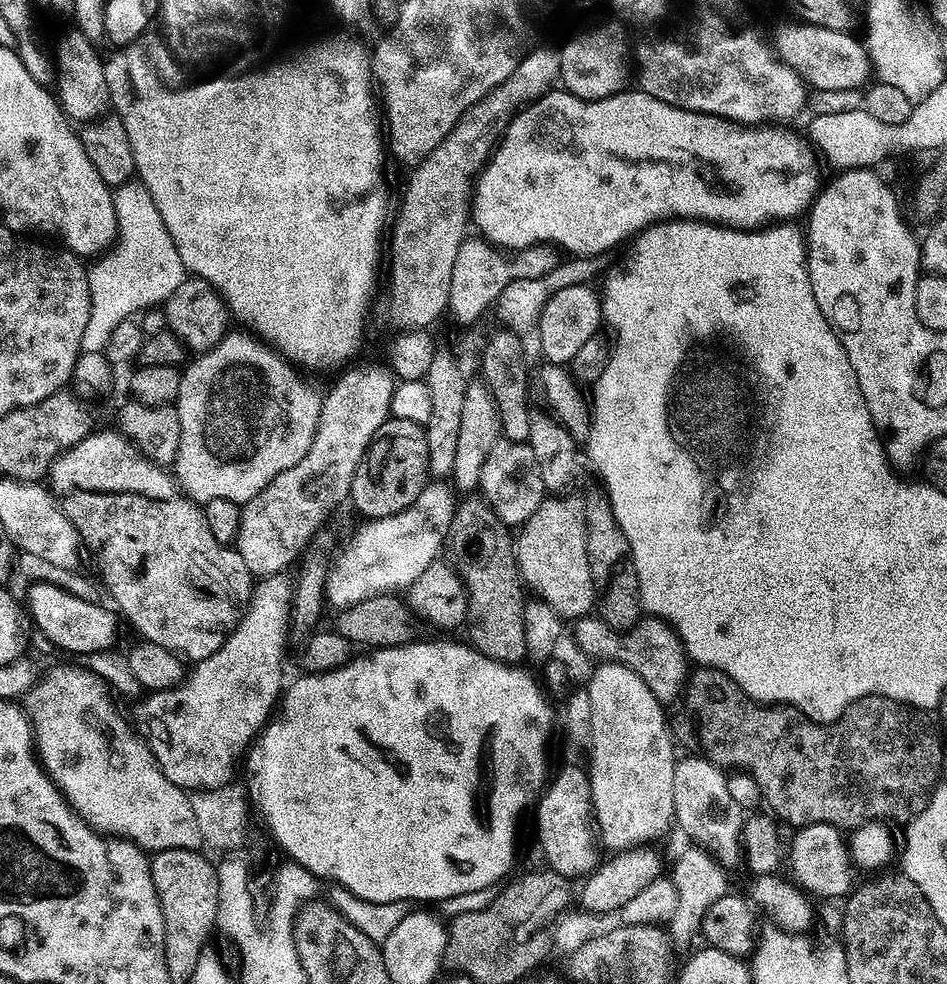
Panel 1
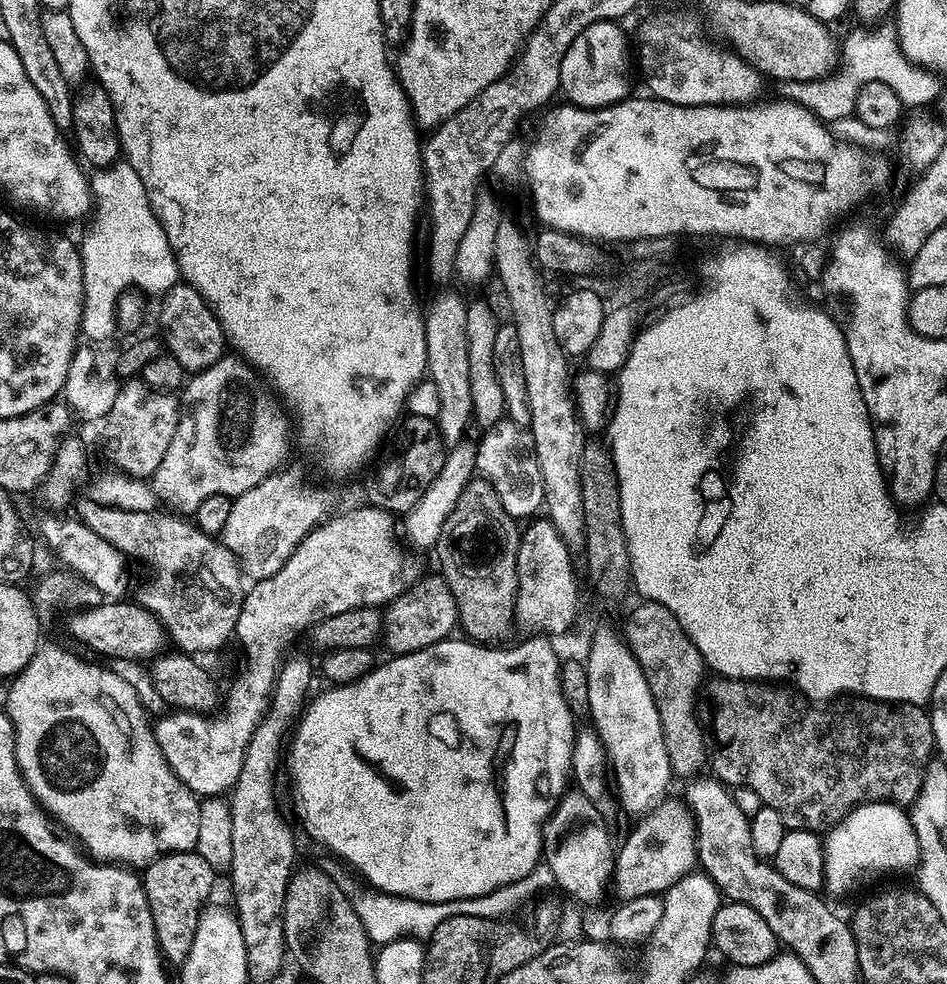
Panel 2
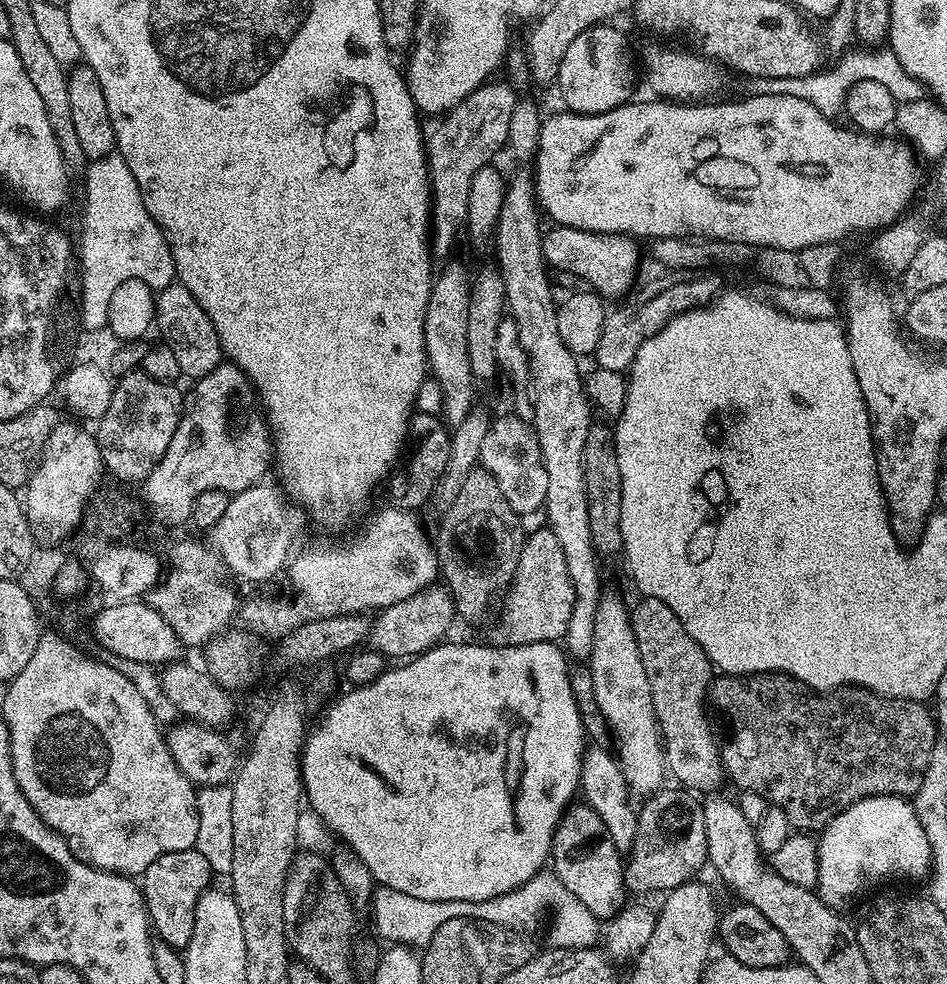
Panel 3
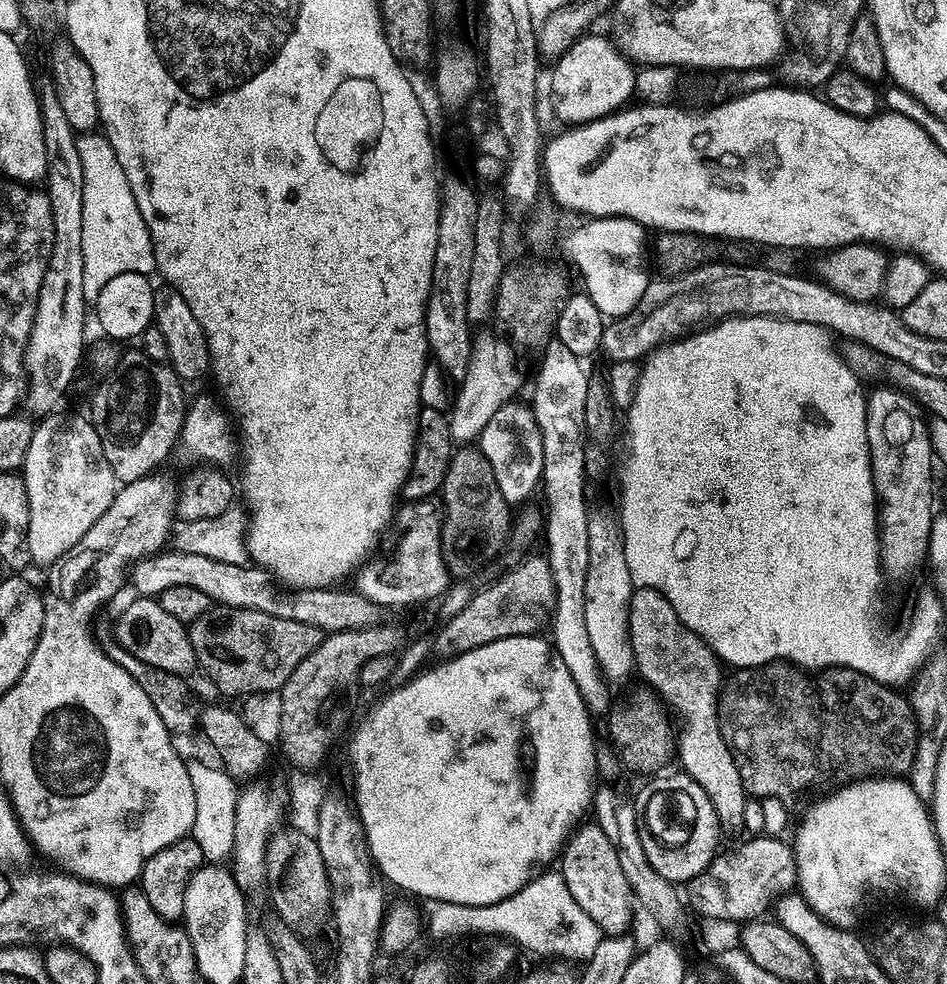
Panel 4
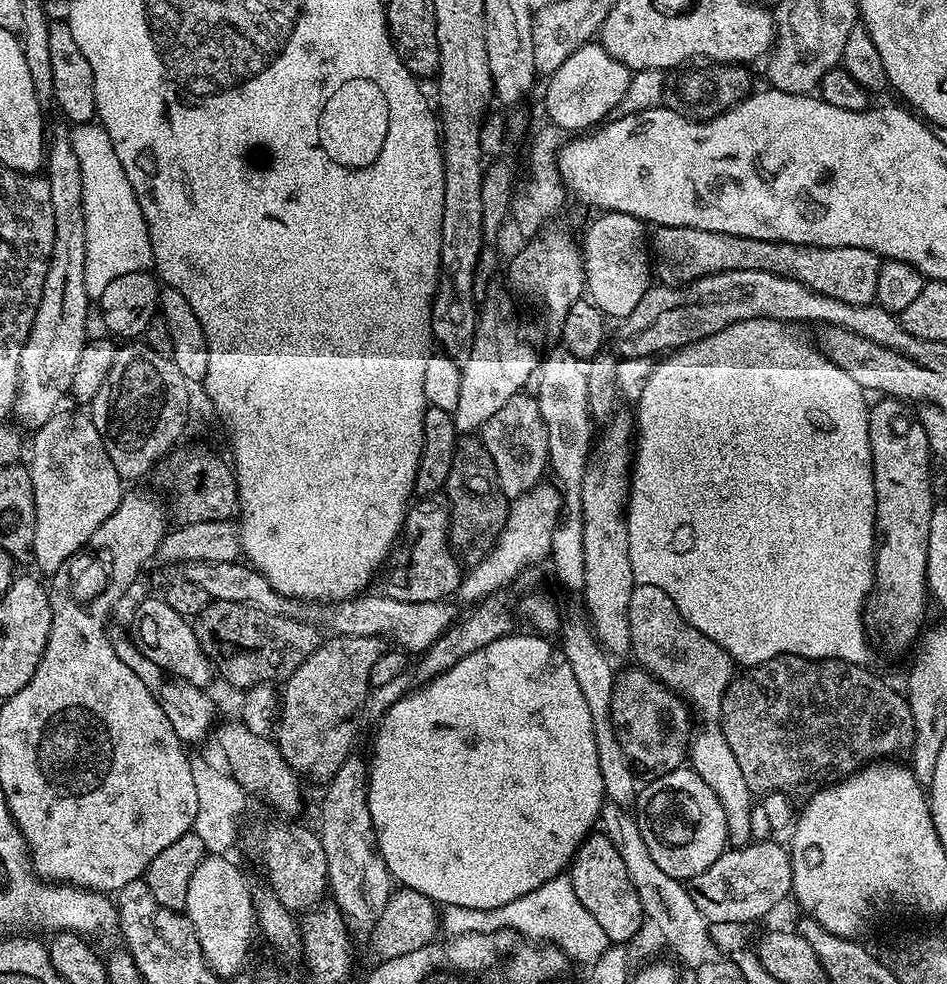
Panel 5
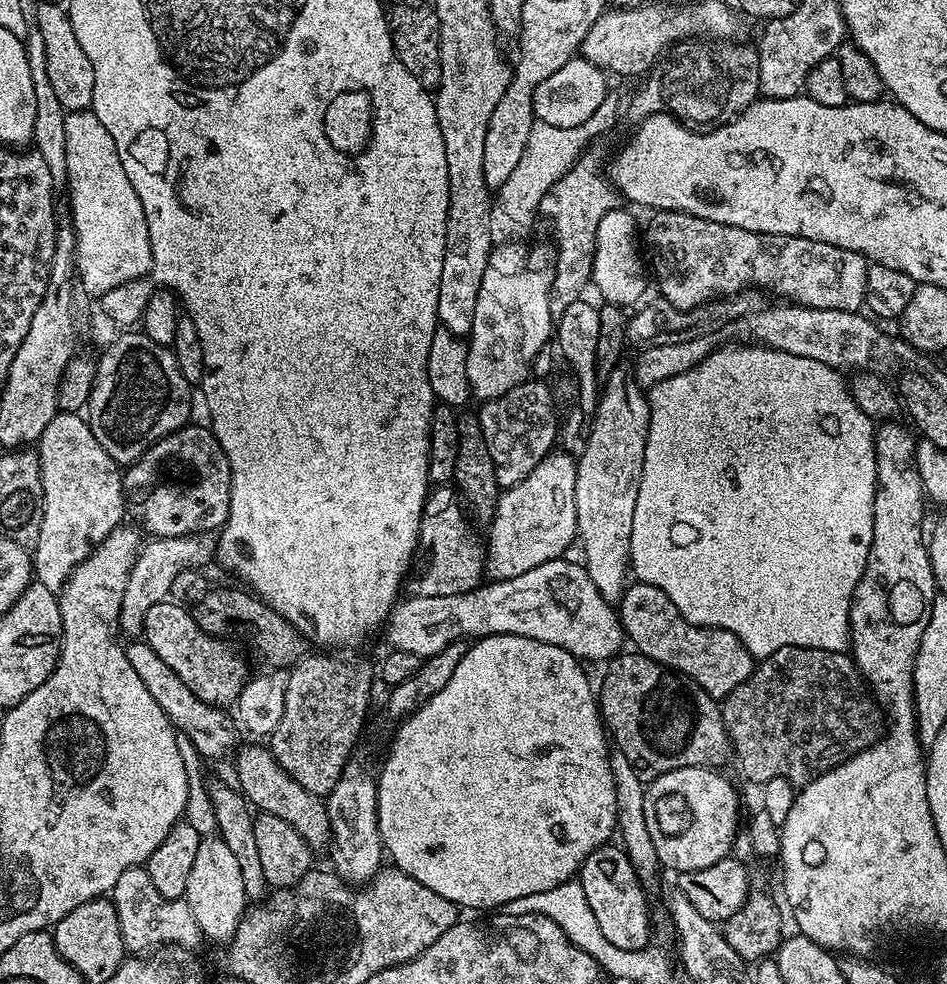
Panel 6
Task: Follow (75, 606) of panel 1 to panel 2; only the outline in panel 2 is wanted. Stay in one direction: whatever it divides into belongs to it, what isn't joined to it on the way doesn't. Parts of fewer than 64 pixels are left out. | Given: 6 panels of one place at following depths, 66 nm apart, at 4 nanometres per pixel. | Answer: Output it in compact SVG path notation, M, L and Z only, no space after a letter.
M101 602L83 610L73 611L76 613L68 620L69 634L78 643L85 644L86 647L93 648L94 651L101 652L112 660L130 659L144 662L155 657L165 647L163 644L166 644L166 633L160 625L160 620L138 602L124 603Z

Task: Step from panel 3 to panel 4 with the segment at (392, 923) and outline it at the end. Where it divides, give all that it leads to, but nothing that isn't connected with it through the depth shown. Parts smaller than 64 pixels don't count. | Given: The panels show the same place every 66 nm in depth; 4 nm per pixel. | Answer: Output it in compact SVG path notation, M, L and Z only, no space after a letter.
M556 870L539 873L526 886L522 886L522 890L490 906L466 906L441 900L429 900L423 906L427 935L429 932L436 940L478 932L484 938L497 936L519 946L523 951L525 948L526 951L537 952L540 956L586 962L593 956L604 937L594 918L575 901L565 879Z

